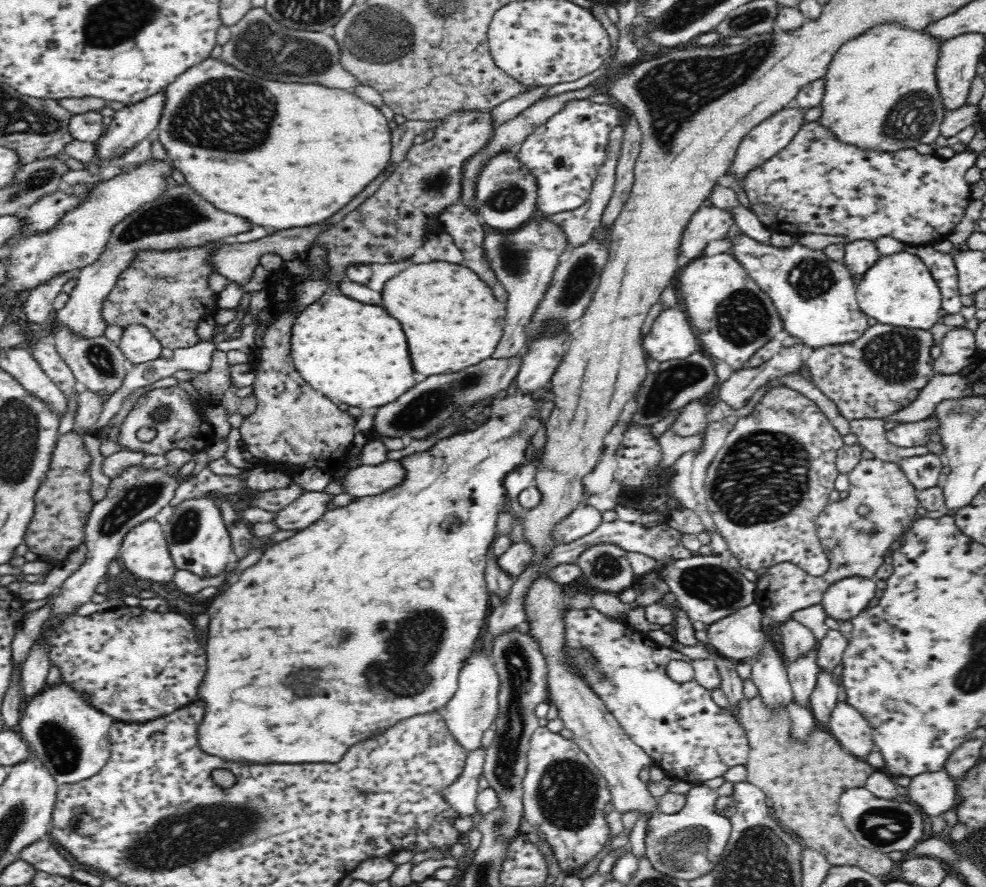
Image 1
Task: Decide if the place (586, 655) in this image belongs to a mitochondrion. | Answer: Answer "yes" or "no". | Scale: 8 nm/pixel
yes

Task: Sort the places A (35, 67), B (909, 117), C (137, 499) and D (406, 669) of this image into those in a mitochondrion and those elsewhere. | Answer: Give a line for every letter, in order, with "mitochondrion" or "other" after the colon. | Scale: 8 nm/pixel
A: other
B: mitochondrion
C: mitochondrion
D: mitochondrion

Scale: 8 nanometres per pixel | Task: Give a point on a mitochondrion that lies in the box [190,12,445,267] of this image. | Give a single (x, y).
(262, 46)

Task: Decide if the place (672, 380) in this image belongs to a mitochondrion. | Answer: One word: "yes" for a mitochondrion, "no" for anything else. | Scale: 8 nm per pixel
yes

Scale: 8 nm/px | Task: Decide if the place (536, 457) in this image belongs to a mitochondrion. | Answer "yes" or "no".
no

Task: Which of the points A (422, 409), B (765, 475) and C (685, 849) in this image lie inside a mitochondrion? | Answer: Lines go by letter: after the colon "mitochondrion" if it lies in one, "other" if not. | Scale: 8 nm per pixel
A: mitochondrion
B: mitochondrion
C: mitochondrion

